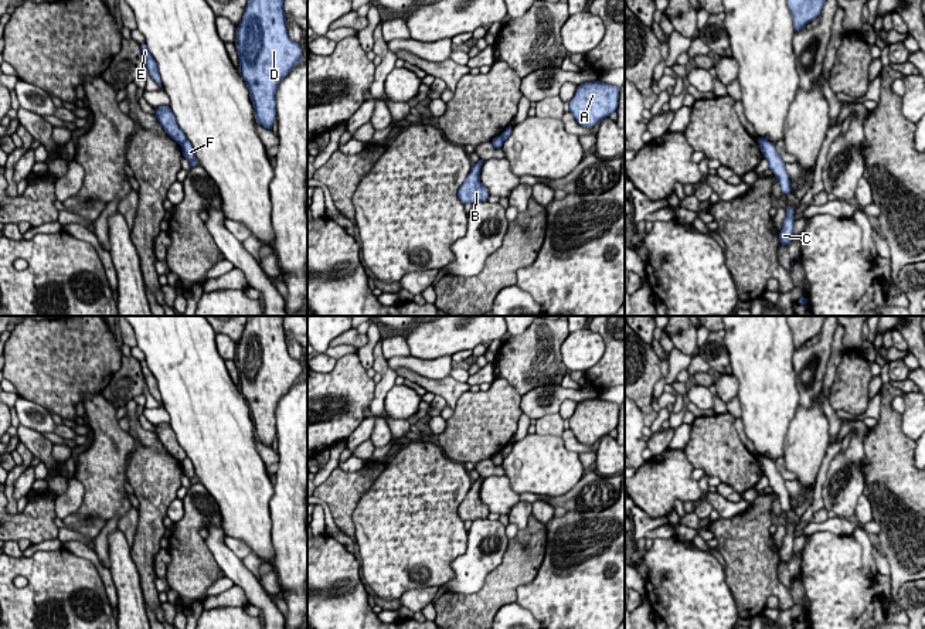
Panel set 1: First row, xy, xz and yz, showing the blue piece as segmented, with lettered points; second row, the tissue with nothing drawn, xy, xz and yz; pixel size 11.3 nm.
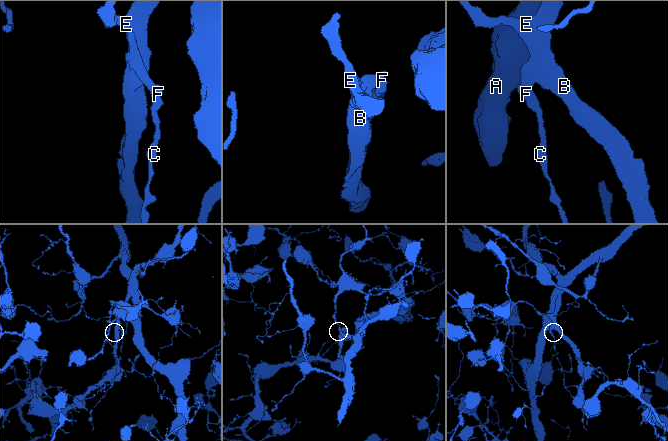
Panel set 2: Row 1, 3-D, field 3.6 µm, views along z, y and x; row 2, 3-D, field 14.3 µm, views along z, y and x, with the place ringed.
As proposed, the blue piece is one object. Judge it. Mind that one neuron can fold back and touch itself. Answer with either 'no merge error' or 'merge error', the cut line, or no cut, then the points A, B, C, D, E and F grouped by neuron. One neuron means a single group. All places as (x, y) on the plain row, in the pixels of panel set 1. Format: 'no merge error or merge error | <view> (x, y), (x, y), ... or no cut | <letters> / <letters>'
merge error | xy (186, 456), (182, 462) | A B D E / C F

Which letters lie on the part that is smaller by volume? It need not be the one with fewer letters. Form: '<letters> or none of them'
C, F

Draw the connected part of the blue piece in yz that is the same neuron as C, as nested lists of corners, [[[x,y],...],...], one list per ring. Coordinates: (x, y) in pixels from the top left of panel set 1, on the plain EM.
[[[788,523],[785,526],[785,528],[786,528],[786,534],[785,534],[785,538],[783,538],[783,544],[779,548],[779,561],[781,562],[789,562],[790,558],[793,557],[793,554],[795,554],[793,552],[793,540],[795,540],[793,531],[795,531],[795,527],[790,523]]]

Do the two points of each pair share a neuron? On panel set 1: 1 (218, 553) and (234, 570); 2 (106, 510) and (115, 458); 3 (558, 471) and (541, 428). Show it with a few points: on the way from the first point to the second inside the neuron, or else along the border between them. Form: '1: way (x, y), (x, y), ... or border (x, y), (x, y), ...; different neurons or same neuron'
1: way (223, 557), (231, 565); same neuron
2: way (106, 497), (106, 471); same neuron
3: border (536, 432), (560, 437); different neurons

